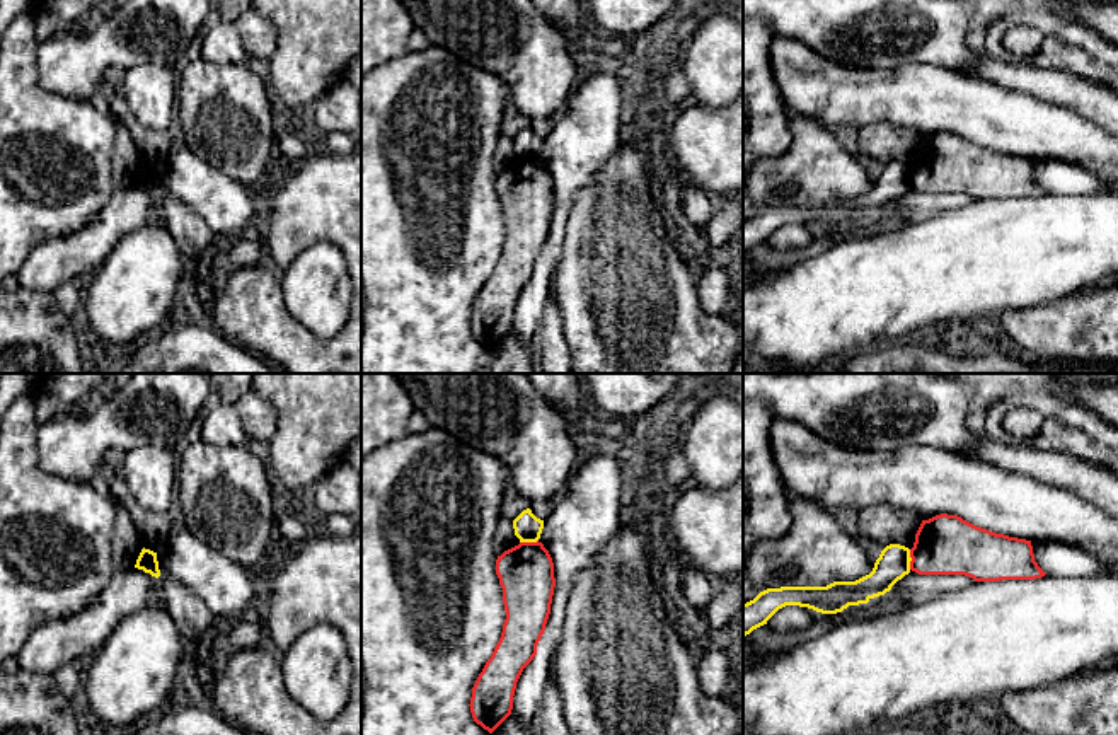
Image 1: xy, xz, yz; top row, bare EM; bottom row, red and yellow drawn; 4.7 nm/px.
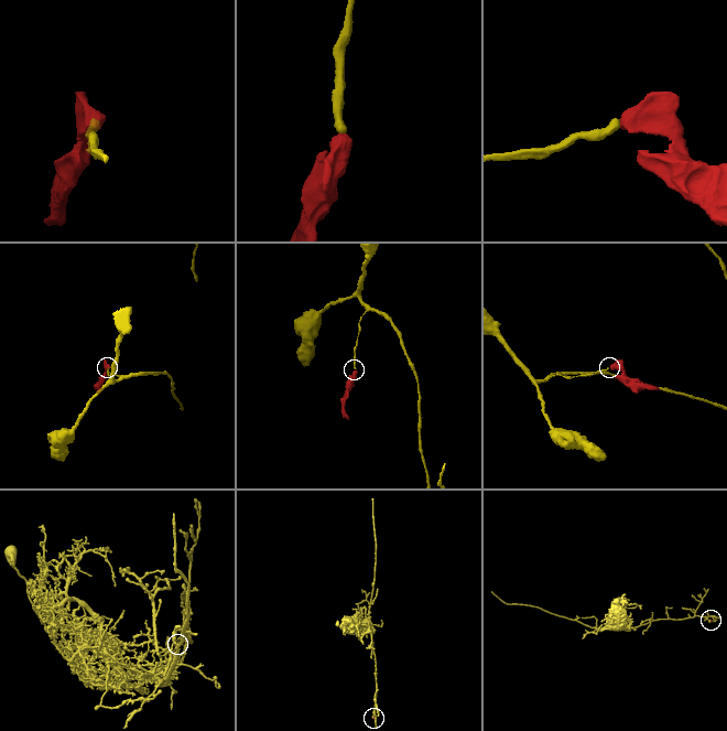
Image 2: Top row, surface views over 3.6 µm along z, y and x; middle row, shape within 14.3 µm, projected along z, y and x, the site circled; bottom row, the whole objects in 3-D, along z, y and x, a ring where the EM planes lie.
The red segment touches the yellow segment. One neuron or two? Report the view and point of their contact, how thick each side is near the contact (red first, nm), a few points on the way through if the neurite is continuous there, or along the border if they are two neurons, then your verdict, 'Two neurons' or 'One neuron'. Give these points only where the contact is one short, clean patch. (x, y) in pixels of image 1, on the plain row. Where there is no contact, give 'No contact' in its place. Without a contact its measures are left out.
Touches red at yz (912, 178). Thickness 280 nm (red) against 160 nm. Boundary: yz (909, 167), (910, 186). Two neurons

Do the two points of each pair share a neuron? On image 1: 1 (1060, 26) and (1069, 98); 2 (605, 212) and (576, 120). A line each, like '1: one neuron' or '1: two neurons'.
1: two neurons
2: two neurons

